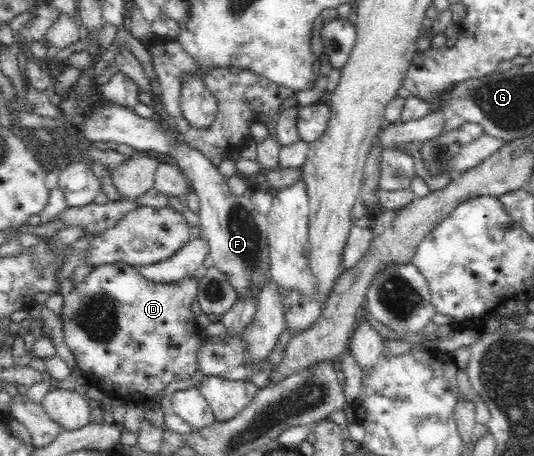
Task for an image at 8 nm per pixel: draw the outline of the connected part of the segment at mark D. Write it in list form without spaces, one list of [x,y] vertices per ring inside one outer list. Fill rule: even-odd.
[[[124,261],[93,267],[82,282],[63,296],[64,314],[61,317],[65,342],[89,384],[126,401],[133,396],[150,398],[161,394],[170,382],[194,374],[199,369],[198,352],[203,342],[202,328],[191,311],[192,303],[197,300],[198,285],[195,277],[168,284],[152,282]]]

